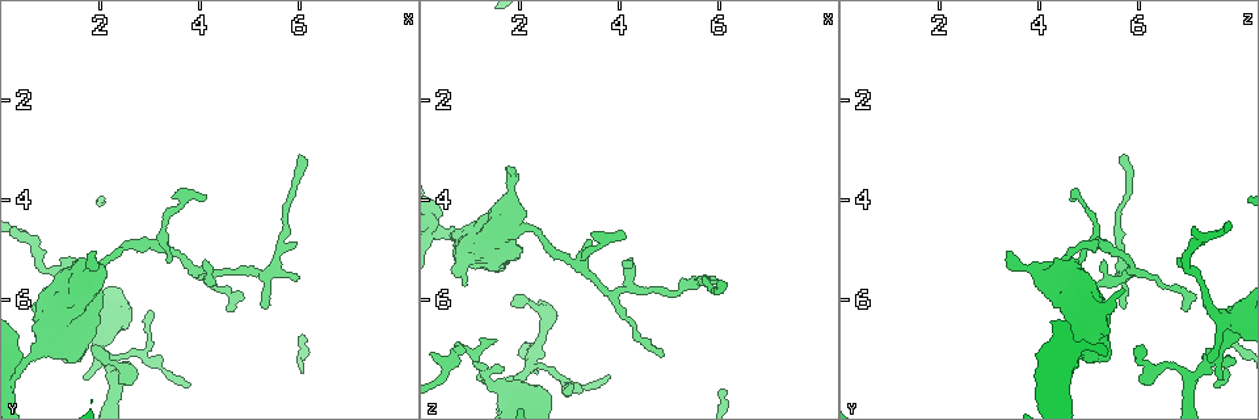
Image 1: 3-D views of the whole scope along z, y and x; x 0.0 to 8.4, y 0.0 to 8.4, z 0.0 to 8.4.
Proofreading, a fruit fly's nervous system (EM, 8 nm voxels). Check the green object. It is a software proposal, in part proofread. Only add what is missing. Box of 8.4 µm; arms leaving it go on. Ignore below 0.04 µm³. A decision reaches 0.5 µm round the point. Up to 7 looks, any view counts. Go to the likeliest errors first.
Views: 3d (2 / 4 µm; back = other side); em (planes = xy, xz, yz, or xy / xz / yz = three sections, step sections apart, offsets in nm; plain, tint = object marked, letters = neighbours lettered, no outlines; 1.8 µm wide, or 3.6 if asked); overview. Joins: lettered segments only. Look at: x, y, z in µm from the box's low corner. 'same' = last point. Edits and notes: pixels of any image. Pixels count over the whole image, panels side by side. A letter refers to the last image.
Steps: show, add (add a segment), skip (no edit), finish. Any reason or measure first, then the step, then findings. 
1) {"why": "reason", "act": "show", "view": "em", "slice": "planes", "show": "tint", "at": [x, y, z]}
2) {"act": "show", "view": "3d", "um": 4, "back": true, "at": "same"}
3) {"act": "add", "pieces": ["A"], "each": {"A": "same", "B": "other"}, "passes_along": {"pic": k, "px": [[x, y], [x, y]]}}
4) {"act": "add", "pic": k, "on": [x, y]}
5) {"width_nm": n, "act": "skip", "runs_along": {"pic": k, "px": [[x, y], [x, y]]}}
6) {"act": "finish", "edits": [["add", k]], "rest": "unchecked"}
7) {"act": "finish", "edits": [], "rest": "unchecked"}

{"why": "calibre changes", "act": "show", "view": "em", "slice": "xz", "step": 8, "show": "tint", "at": [2.20, 5.20, 4.60]}

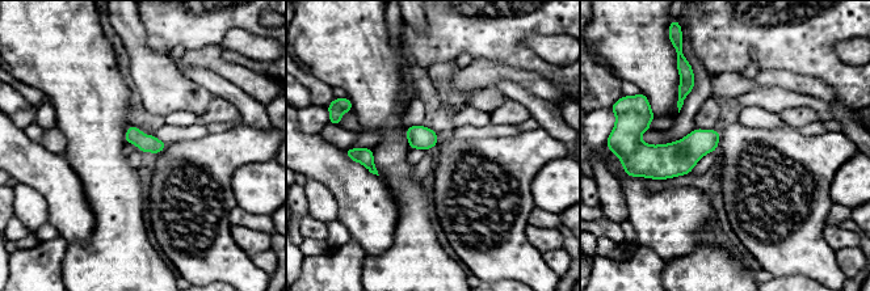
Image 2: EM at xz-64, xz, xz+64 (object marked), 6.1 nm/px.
{"act": "show", "view": "em", "slice": "planes", "show": "letters", "at": "same"}

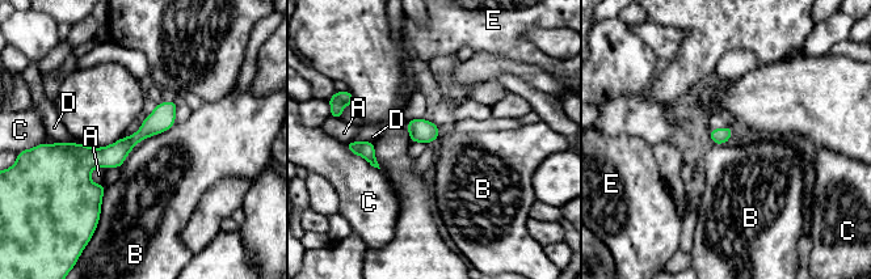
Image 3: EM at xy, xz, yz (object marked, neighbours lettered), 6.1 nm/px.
{"width_nm": 100, "act": "skip", "each": {"A": "other", "B": "other", "C": "other", "D": "other", "E": "other"}, "runs_along": {"pic": 3, "px": [[172, 105], [113, 156], [62, 147]]}, "found": "none of them fits"}

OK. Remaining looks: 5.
{"why": "branch stops here", "act": "show", "view": "em", "slice": "planes", "show": "tint", "at": [3.75, 7.70, 7.55]}

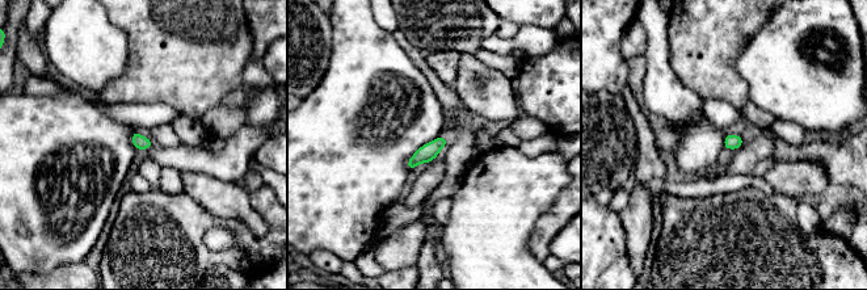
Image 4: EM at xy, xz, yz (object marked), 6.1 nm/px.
{"act": "show", "view": "em", "slice": "planes", "show": "letters", "at": "same"}

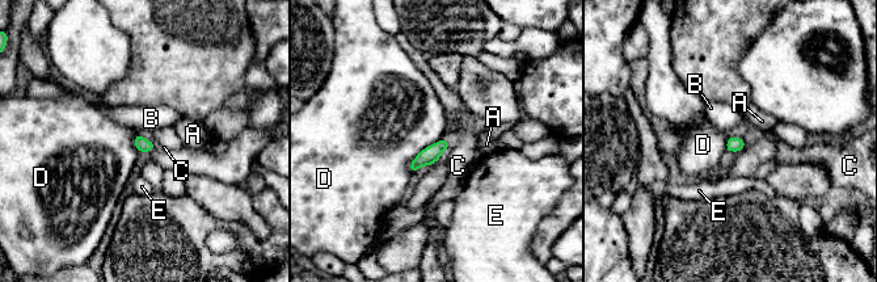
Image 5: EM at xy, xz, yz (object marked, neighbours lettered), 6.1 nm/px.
{"longest_contact_nm": ["D", 320], "act": "skip", "each": {"A": "other", "B": "other", "C": "other", "D": "other", "E": "other"}, "border": {"pic": 5, "px": [[446, 137], [426, 146], [408, 169]]}, "found": "no lettered segment goes on from it"}

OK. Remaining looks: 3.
{"why": "tapers out", "act": "show", "view": "3d", "um": 4, "at": [1.90, 6.95, 6.10]}

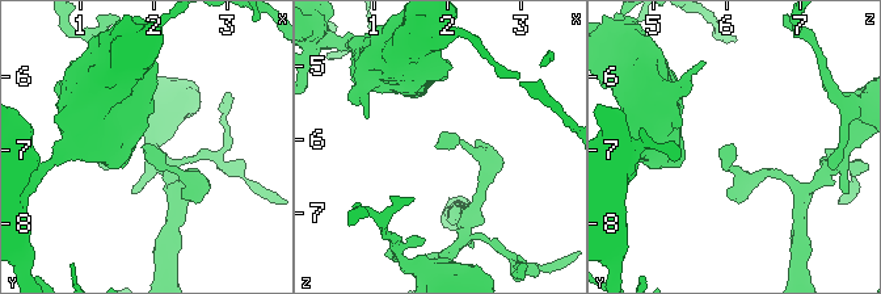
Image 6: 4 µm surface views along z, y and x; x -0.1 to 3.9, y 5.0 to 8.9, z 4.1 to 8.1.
{"act": "show", "view": "em", "slice": "xy", "step": 8, "show": "tint", "at": [1.90, 6.95, 6.15]}

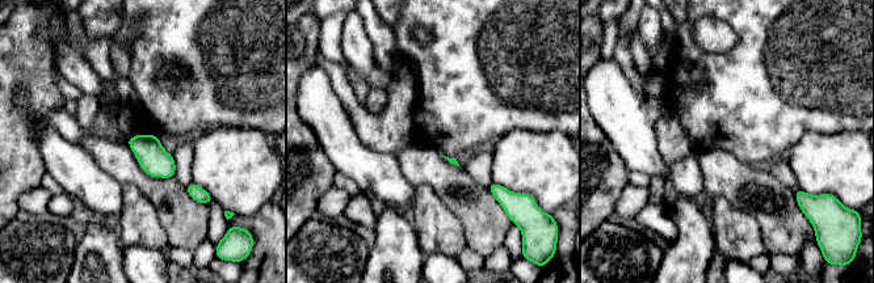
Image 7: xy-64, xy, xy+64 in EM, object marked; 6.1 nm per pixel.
{"why": "another direction", "act": "show", "view": "em", "slice": "planes", "show": "letters", "at": "same"}

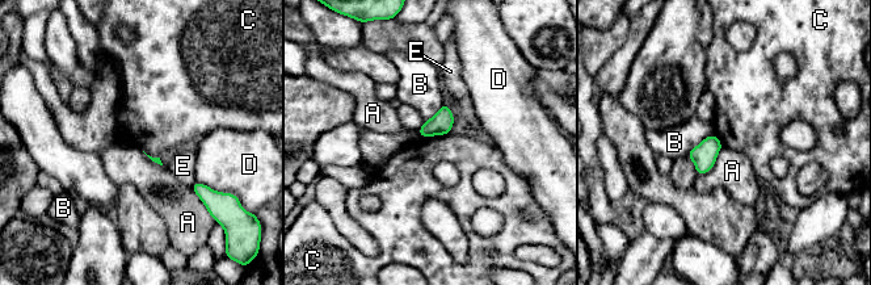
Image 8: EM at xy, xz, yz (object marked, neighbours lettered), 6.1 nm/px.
{"act": "skip", "each": {"A": "other", "B": "other", "C": "other", "D": "other", "E": "other"}, "found": "no lettered segment goes on from it"}

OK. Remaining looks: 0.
{"act": "finish", "edits": [], "rest": "unchecked"}

